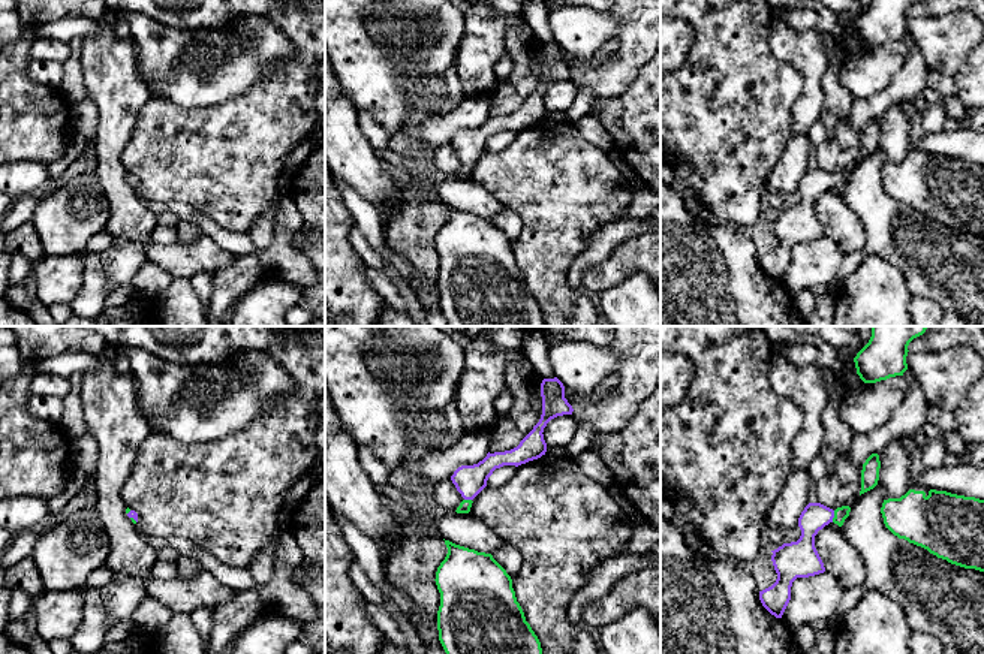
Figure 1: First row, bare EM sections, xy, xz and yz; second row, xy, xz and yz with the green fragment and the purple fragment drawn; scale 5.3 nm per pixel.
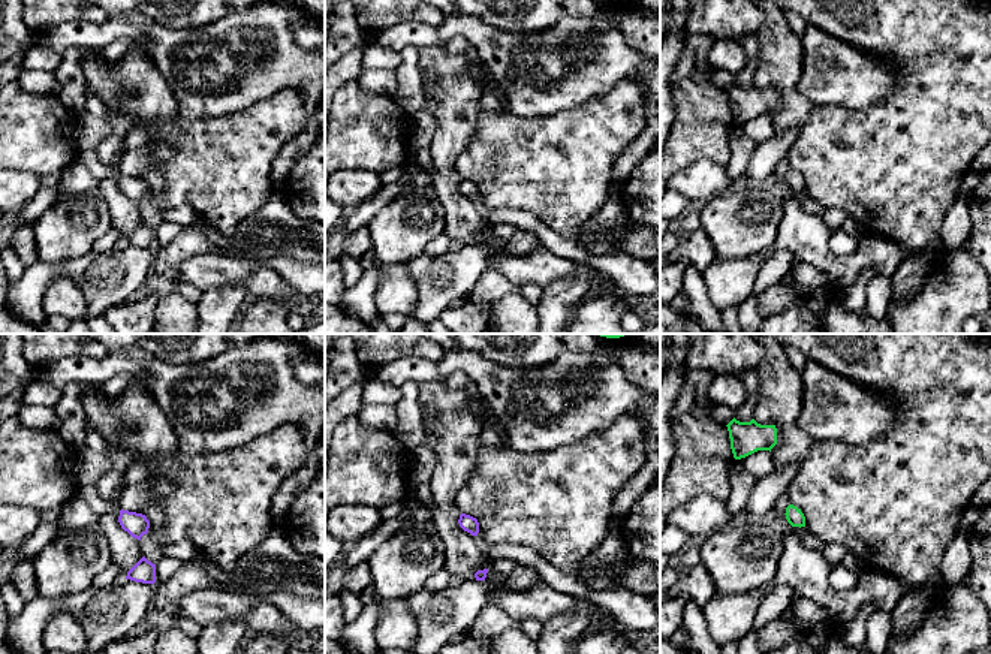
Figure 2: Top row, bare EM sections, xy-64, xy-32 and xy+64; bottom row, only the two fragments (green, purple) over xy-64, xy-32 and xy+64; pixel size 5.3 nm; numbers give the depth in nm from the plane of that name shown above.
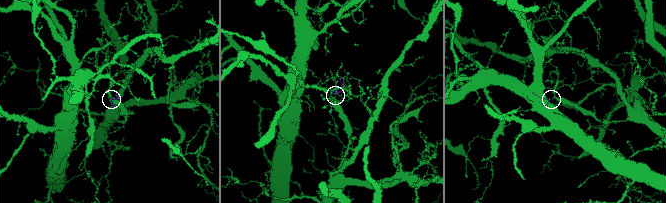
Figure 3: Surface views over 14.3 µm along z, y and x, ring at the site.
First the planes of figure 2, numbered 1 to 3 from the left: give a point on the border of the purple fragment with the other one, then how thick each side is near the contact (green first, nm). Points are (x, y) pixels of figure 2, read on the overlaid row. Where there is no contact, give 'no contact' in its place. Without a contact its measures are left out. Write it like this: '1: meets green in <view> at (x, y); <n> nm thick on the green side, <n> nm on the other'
1: no contact
2: no contact
3: no contact

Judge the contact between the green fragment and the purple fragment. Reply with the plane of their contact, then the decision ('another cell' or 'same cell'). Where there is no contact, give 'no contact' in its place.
meets green in yz; same cell

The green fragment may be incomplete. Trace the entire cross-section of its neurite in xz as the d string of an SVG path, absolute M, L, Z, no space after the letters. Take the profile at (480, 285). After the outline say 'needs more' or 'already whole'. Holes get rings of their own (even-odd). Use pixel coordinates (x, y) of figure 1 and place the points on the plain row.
M445 205L448 218L436 236L440 257L439 305L448 326L545 326L538 301L517 266L512 244L491 218Z; already whole

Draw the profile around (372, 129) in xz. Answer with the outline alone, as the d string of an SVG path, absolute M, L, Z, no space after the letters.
M356 109L358 126L374 150L388 150L389 135L365 109Z

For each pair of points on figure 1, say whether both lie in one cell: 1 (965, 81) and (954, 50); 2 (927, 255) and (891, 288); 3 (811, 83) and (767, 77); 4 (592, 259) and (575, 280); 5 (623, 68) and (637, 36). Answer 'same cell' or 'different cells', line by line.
1: different cells
2: different cells
3: different cells
4: same cell
5: same cell

